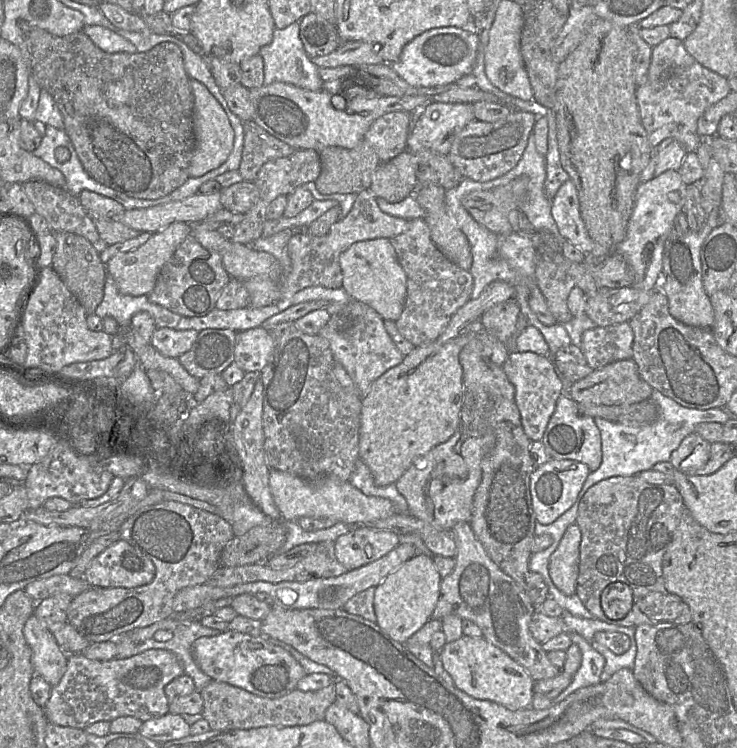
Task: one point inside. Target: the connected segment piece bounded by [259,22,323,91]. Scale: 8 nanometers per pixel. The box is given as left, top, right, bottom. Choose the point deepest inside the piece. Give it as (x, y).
(285, 60)

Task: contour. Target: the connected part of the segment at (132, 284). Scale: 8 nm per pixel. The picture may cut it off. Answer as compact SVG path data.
M173 222L151 237L135 250L117 253L107 263L107 272L113 277L120 293L142 296L151 293L164 265L171 259L177 247L191 234L191 225Z

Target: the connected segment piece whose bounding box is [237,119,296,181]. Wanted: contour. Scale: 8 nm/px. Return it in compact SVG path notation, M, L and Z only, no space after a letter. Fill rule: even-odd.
M253 119L244 121L244 145L237 169L245 181L254 181L268 161L291 155L296 149L274 137Z

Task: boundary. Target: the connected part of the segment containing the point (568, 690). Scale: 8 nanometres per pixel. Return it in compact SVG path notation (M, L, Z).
M575 632L568 633L573 644L581 651L581 665L572 677L571 683L554 699L553 704L564 700L576 690L601 682L601 673L605 666L605 658L590 643Z

